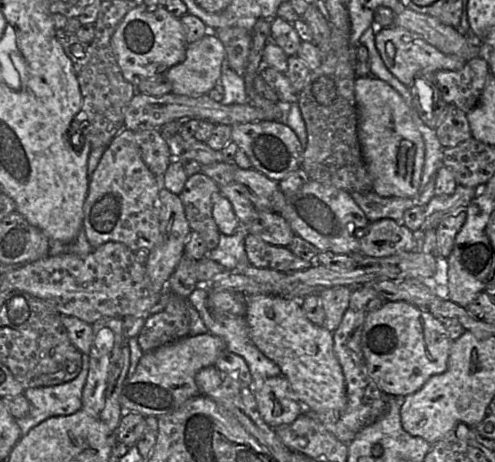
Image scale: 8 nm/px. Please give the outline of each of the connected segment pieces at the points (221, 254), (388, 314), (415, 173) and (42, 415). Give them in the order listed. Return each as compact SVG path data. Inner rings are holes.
M240 226L233 235L220 233L218 246L213 250L208 250L206 257L230 271L238 271L250 266L245 251L245 237L248 234L247 228L243 226Z
M385 301L379 309L369 313L361 335L370 377L382 392L395 397L411 395L430 377L444 373L452 342L441 320L405 301Z
M360 76L355 80L355 99L358 112L358 138L368 174L372 181L372 191L381 197L401 197L415 199L421 182L425 161L425 144L410 110L400 94L386 81L373 76Z
M82 353L82 368L71 381L45 387L26 388L23 395L30 403L29 413L17 418L22 437L46 419L66 416L82 408L82 393L89 372L89 354Z

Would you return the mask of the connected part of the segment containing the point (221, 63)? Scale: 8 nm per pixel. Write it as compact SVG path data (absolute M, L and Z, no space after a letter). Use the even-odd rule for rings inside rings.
M214 32L186 47L183 62L169 68L164 76L172 86L172 93L196 97L207 94L219 83L223 69L226 69L226 51Z

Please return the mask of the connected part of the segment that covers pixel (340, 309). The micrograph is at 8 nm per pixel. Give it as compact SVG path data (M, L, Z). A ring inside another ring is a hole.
M335 286L315 293L320 298L325 311L323 327L334 332L340 325L349 306L352 289L348 286Z

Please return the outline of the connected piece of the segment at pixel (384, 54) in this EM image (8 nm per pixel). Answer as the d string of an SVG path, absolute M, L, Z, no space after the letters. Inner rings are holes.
M397 26L377 29L375 45L387 69L405 86L412 85L416 76L435 74L439 70L459 70L467 62L461 57L440 52L418 34Z

